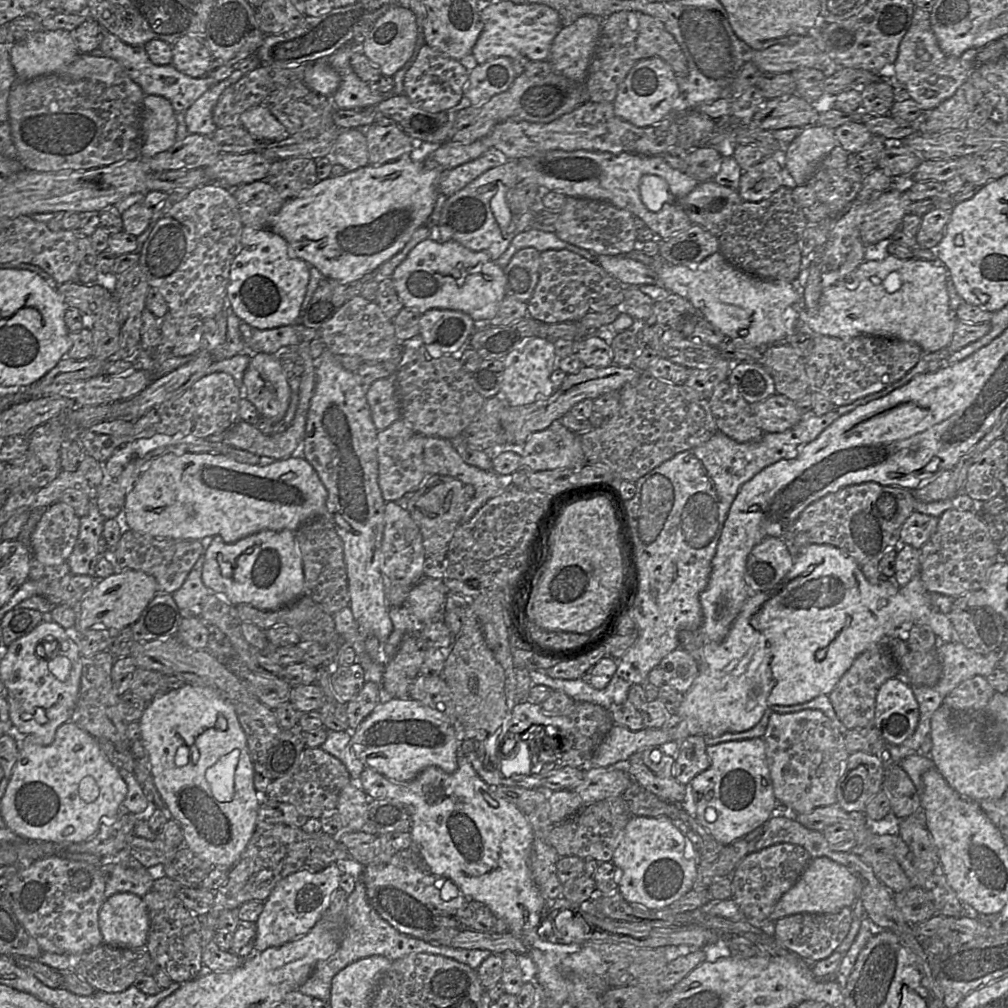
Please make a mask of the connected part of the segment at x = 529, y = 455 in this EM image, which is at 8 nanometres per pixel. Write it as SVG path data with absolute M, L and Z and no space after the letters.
M555 420L544 430L532 433L524 444L519 446L522 457L522 468L531 471L545 471L557 468L572 468L578 470L585 464L585 456L579 434L572 432Z

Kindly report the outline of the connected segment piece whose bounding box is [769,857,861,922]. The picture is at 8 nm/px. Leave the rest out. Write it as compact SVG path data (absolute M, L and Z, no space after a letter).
M827 857L811 859L797 882L776 903L769 920L798 913L837 913L860 900L861 884L847 867Z

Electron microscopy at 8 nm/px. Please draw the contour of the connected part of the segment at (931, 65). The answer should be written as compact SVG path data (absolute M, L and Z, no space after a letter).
M915 7L909 29L902 38L898 55L890 68L890 74L897 84L902 85L909 98L916 101L925 112L934 109L955 94L957 89L968 80L976 67L979 49L968 49L961 56L947 56L939 47L930 23L930 12Z

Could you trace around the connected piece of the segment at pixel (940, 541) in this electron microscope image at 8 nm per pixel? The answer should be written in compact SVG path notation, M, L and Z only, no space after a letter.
M950 509L940 517L936 530L920 551L920 576L929 593L957 598L983 589L991 567L997 563L997 543L992 540L980 513Z

